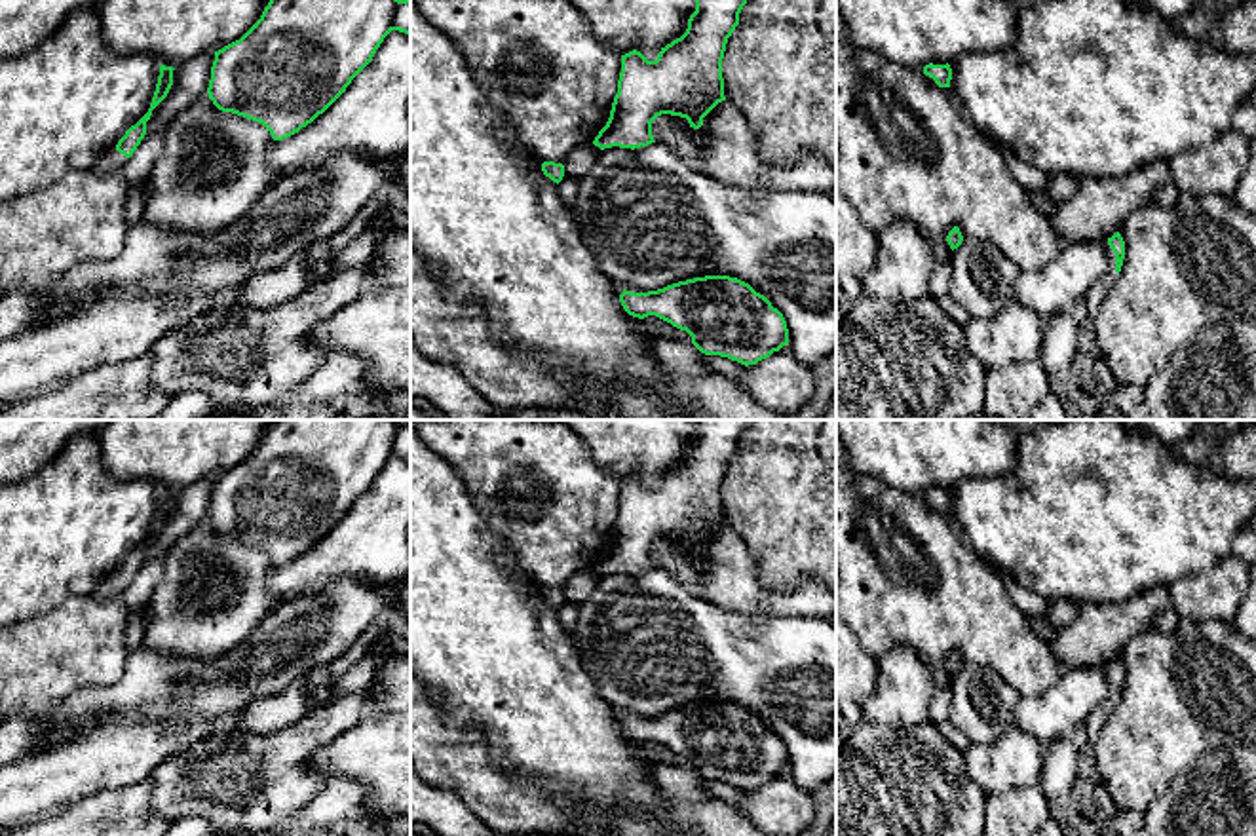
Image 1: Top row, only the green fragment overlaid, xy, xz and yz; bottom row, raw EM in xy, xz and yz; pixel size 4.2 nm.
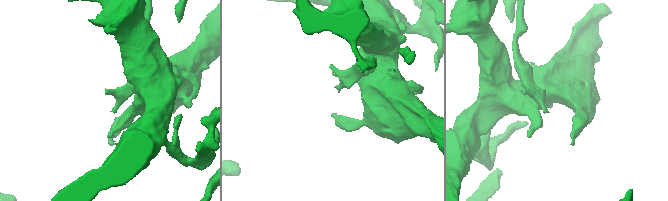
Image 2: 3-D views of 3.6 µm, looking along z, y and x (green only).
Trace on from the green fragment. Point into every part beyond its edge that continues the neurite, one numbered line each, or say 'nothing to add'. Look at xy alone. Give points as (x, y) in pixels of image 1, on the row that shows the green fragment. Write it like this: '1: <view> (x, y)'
1: xy (111, 160)

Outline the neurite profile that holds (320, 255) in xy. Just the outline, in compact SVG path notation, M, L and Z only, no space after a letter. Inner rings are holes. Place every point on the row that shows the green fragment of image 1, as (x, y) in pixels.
M312 241L304 251L310 262L310 283L321 283L336 274L331 268L334 251L325 241Z

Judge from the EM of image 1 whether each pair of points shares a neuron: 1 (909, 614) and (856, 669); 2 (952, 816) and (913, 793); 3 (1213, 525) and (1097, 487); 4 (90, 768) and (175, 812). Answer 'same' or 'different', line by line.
1: different
2: same
3: same
4: different

